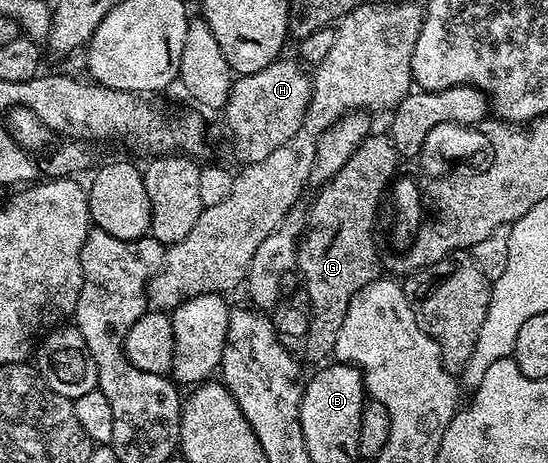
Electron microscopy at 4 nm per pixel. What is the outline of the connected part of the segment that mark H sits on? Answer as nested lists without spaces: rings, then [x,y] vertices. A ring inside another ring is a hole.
[[[276,59],[264,66],[264,70],[256,70],[256,74],[238,76],[233,81],[226,104],[220,109],[230,152],[239,160],[239,165],[255,164],[268,158],[268,154],[284,146],[304,122],[312,94],[312,76],[297,59],[286,59]]]

